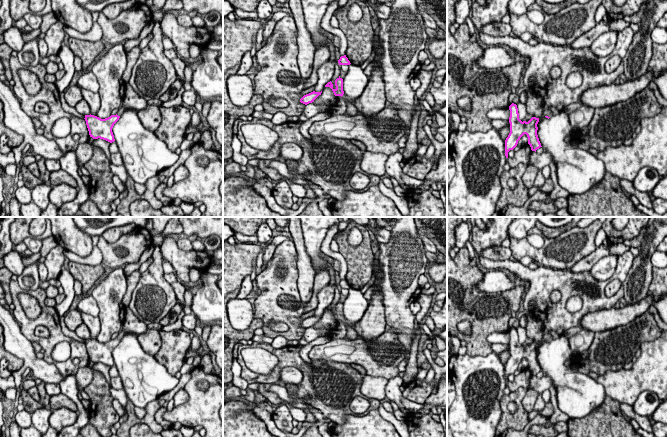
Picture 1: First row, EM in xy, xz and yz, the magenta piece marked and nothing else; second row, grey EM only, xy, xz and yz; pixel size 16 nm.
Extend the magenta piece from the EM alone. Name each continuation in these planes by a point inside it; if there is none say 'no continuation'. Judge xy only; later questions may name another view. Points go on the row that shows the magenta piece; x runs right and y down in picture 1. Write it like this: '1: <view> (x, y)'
1: xy (131, 100)

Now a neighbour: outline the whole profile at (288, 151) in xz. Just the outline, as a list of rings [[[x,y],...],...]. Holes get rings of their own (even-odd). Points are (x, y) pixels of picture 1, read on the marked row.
[[[286,143],[284,144],[279,151],[279,156],[284,160],[293,159],[299,160],[303,155],[302,148],[297,144]]]

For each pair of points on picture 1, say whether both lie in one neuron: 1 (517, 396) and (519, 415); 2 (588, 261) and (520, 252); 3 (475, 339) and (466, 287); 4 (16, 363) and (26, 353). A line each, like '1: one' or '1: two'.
1: one
2: two
3: one
4: two

